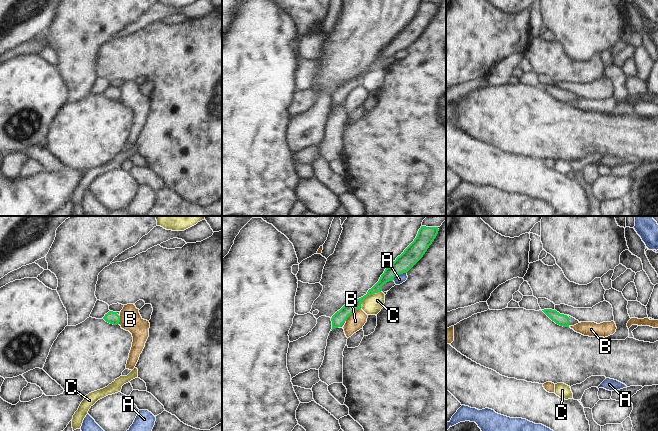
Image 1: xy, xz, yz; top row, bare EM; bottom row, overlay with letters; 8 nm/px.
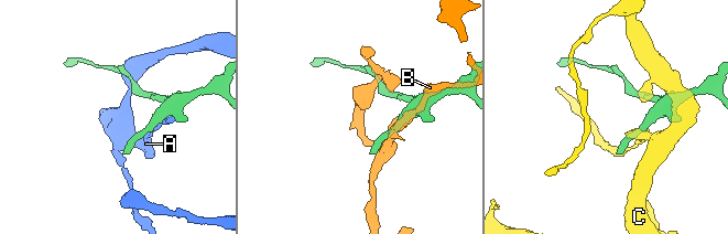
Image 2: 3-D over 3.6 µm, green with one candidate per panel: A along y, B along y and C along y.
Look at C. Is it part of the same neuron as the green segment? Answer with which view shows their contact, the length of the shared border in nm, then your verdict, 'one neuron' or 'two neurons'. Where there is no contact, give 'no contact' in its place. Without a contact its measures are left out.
xz | 220 nm | two neurons

